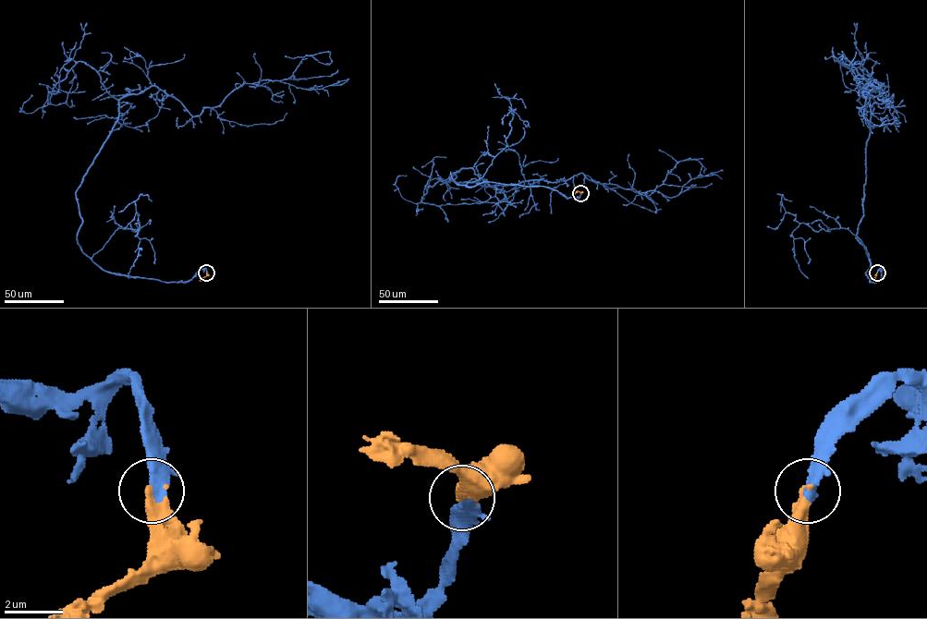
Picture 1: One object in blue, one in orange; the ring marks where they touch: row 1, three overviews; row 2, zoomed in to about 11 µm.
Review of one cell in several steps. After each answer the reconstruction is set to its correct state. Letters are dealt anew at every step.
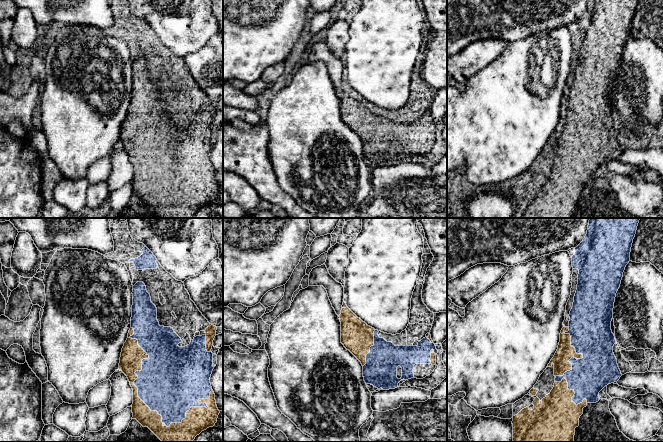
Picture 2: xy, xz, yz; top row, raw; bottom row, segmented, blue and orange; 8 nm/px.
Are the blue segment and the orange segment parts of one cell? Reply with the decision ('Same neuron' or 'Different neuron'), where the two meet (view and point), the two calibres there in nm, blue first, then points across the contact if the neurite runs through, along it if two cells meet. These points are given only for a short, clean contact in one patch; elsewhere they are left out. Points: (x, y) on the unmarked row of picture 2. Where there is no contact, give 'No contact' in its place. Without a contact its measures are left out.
Same neuron. Touches blue at yz (569, 137). Thickness 300 nm (blue) against 140 nm

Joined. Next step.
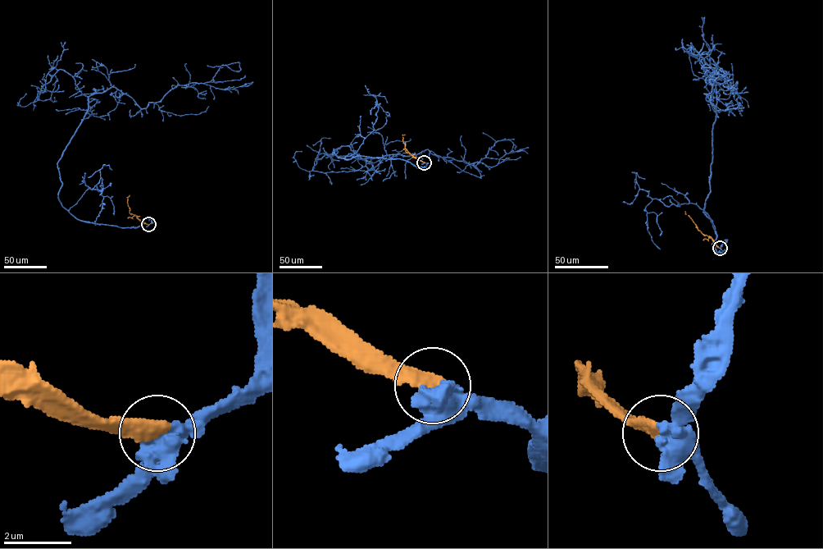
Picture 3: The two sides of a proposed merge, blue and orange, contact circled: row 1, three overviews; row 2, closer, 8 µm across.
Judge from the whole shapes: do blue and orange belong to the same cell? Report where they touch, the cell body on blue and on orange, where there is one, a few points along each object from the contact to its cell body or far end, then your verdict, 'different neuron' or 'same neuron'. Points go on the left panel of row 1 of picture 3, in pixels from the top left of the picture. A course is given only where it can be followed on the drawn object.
place (148, 224); soma blue none; soma orange none; course blue (148, 224), (85, 222), (59, 200), (57, 162), (88, 98), (115, 87), (145, 108), (239, 62); course orange (148, 224), (129, 212), (127, 198), (129, 195); same neuron

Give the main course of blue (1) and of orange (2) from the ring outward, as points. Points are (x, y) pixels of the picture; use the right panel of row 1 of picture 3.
1: (720, 248), (703, 208), (711, 74), (703, 93), (721, 69), (692, 53), (703, 43)
2: (720, 248), (711, 237), (697, 229), (684, 211)

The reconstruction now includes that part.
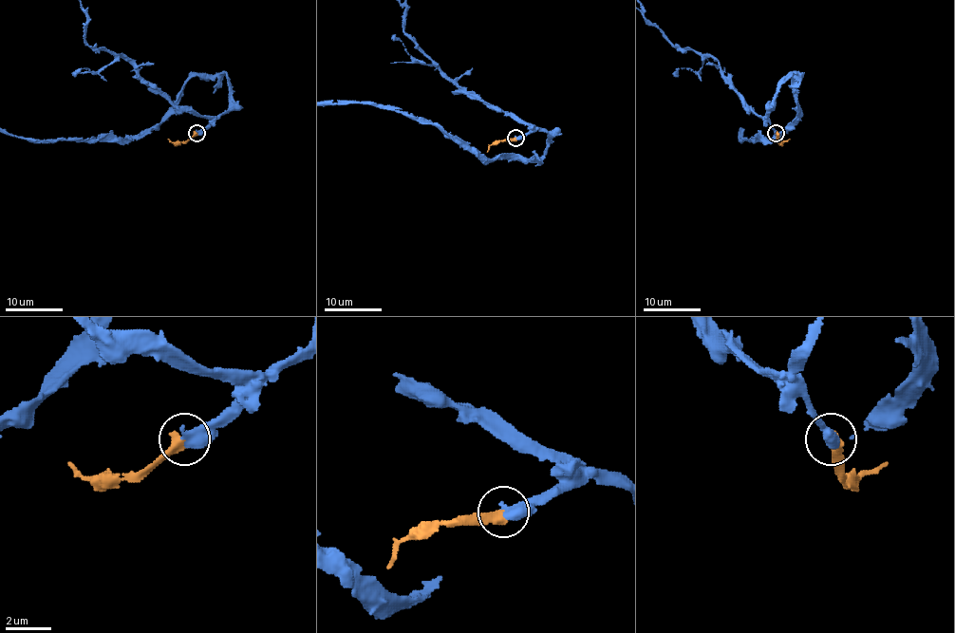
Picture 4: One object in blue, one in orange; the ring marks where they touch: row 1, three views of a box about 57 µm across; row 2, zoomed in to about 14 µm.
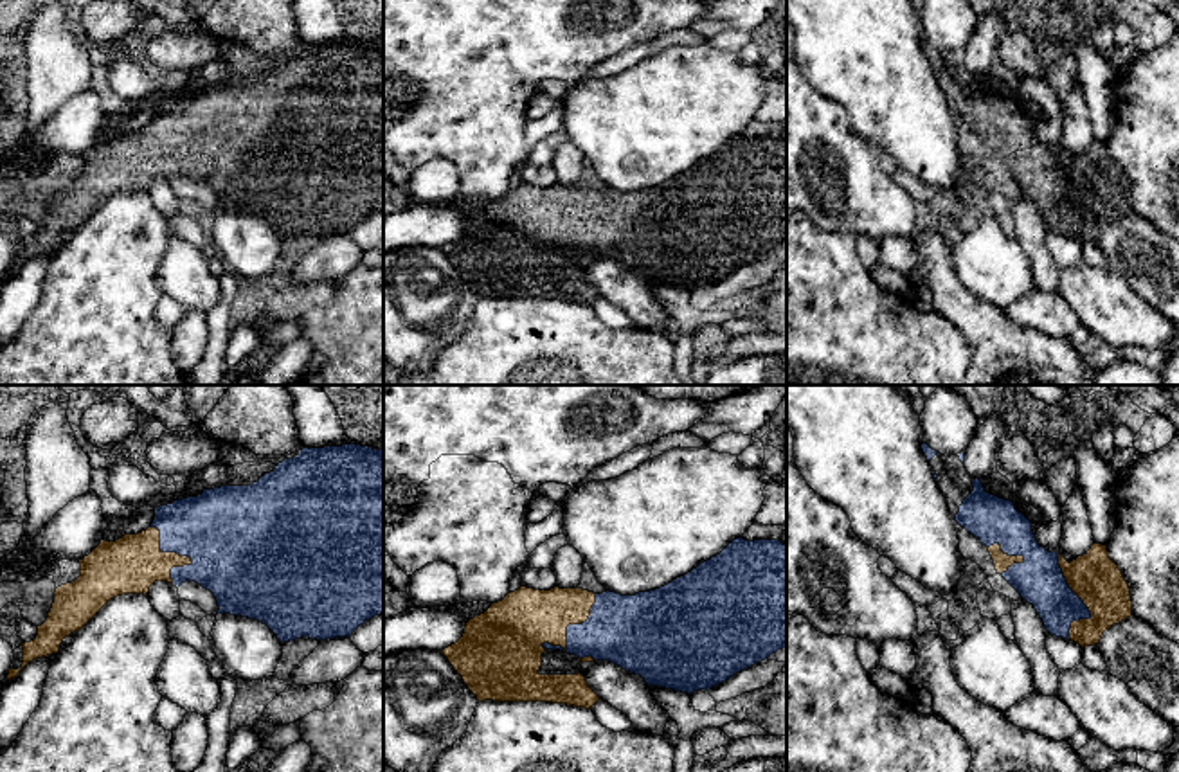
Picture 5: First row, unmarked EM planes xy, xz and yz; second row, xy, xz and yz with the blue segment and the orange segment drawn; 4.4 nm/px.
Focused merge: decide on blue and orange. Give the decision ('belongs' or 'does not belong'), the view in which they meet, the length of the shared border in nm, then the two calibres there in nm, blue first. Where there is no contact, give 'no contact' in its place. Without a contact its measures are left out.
belongs; contact in yz; length 380 nm; calibres 220 and 220 nm

